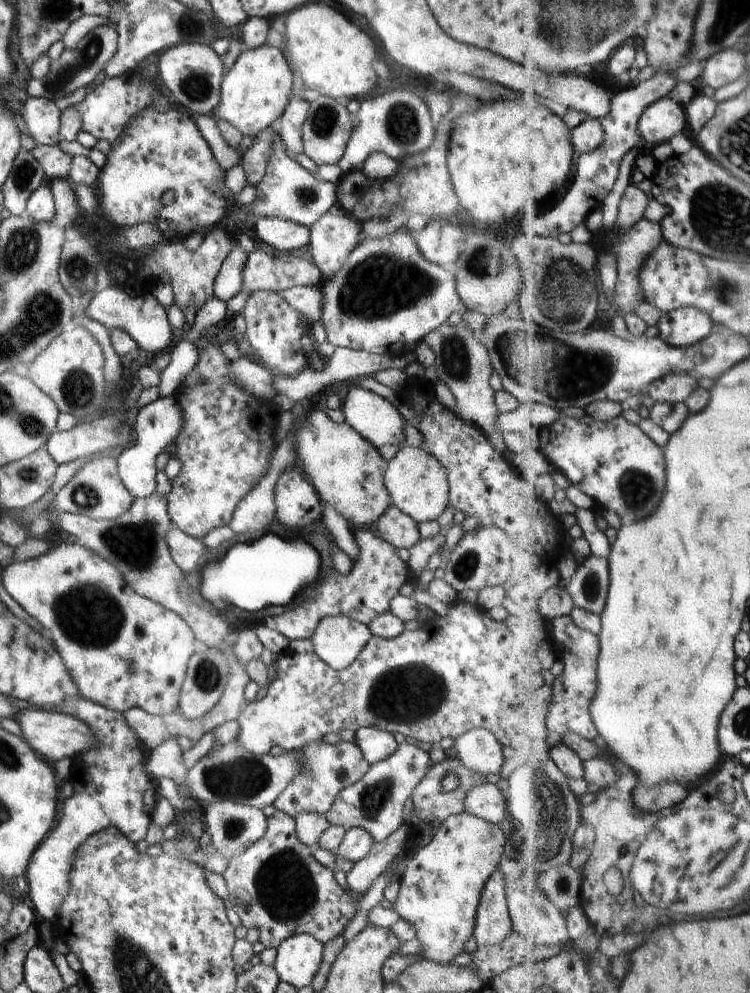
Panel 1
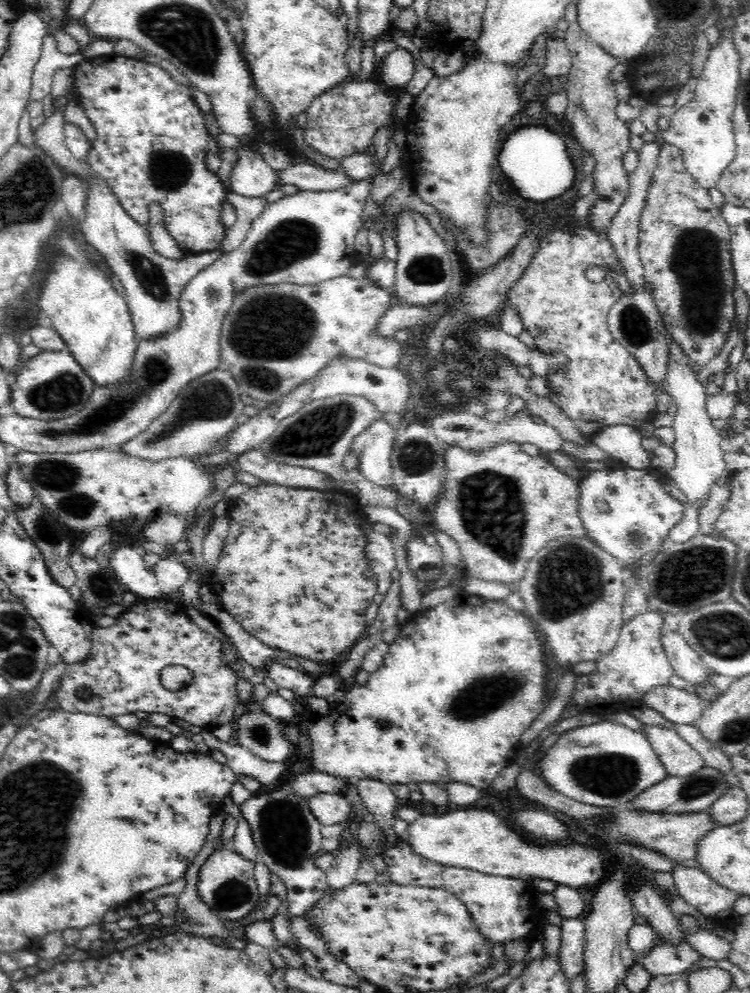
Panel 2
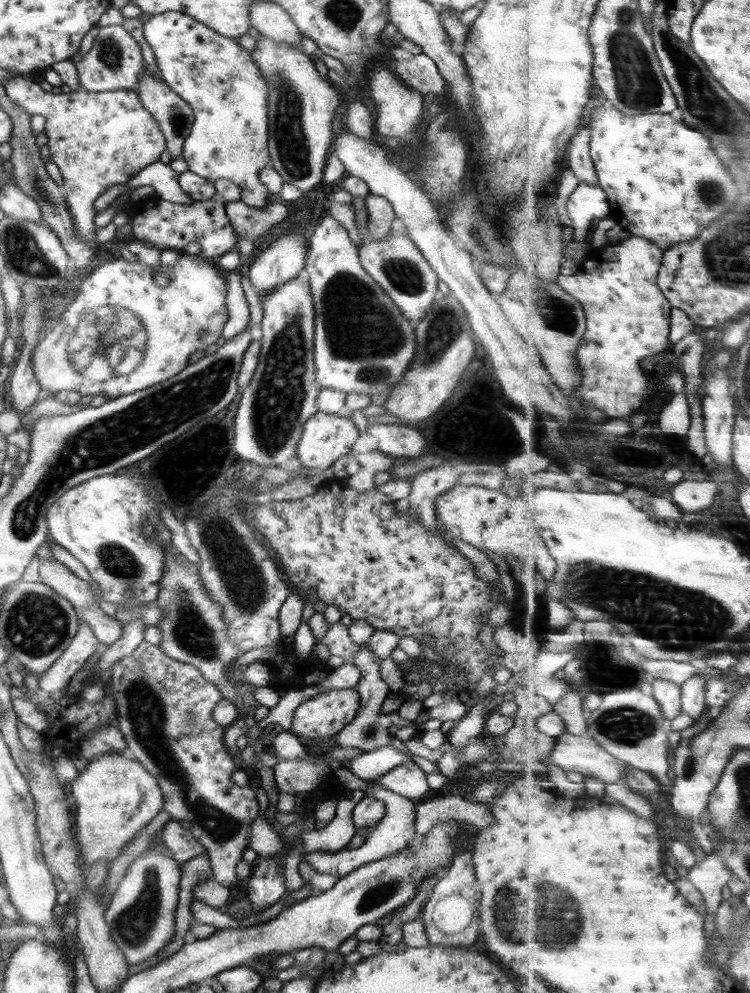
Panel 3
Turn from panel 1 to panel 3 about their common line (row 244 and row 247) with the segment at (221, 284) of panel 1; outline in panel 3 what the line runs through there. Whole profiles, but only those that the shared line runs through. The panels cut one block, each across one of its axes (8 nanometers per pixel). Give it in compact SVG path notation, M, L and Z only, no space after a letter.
M241 200L227 202L225 212L237 236L234 251L238 250L242 239L254 241L258 236L269 231L272 226L288 218L288 208L284 206L284 203L278 202L270 204L269 210L251 208L243 204Z

